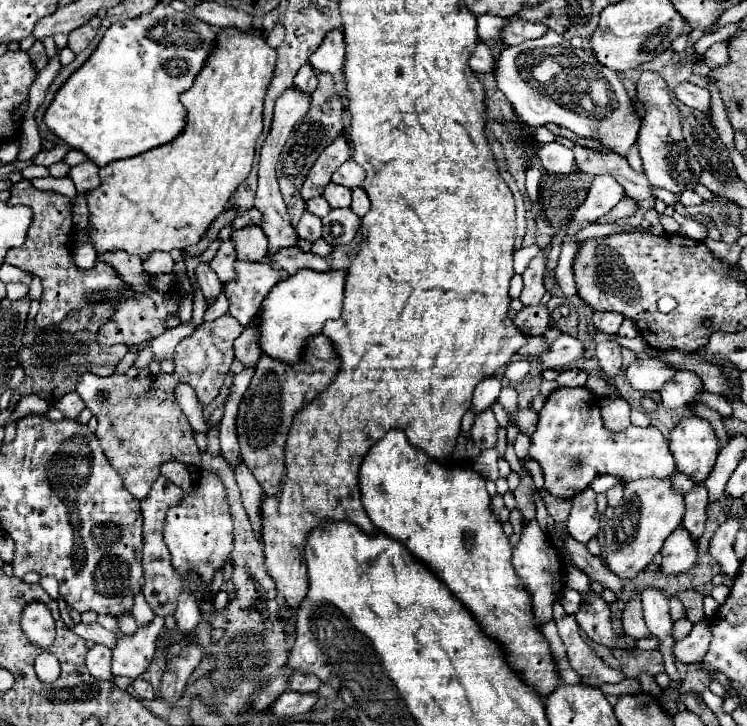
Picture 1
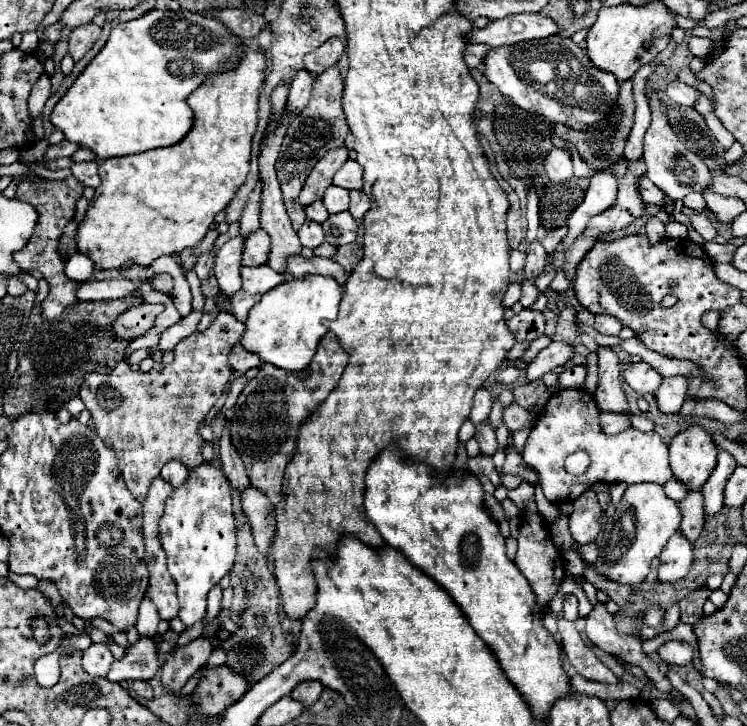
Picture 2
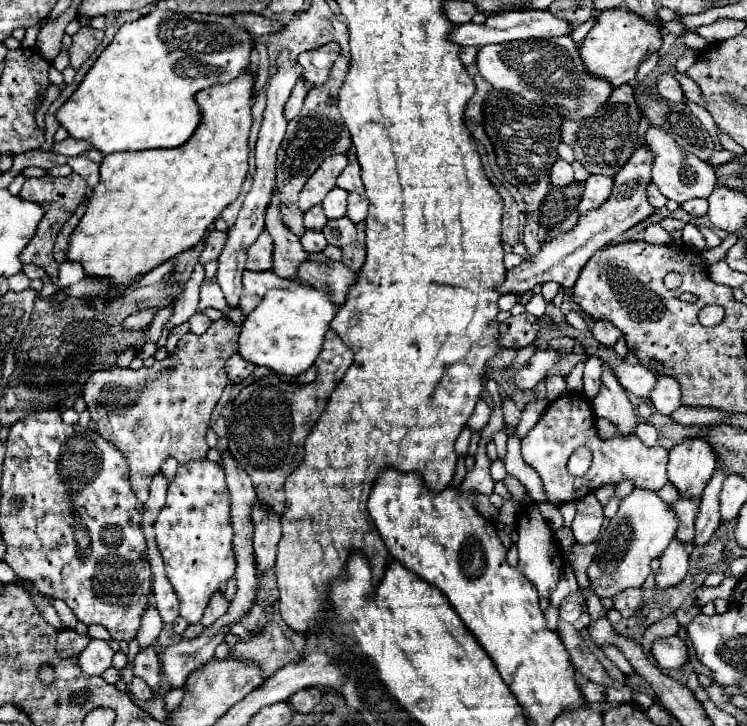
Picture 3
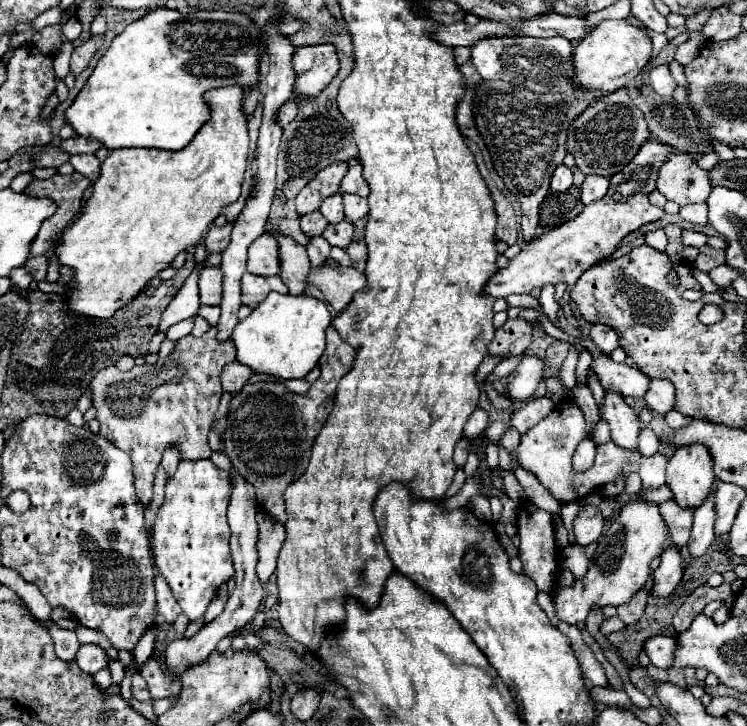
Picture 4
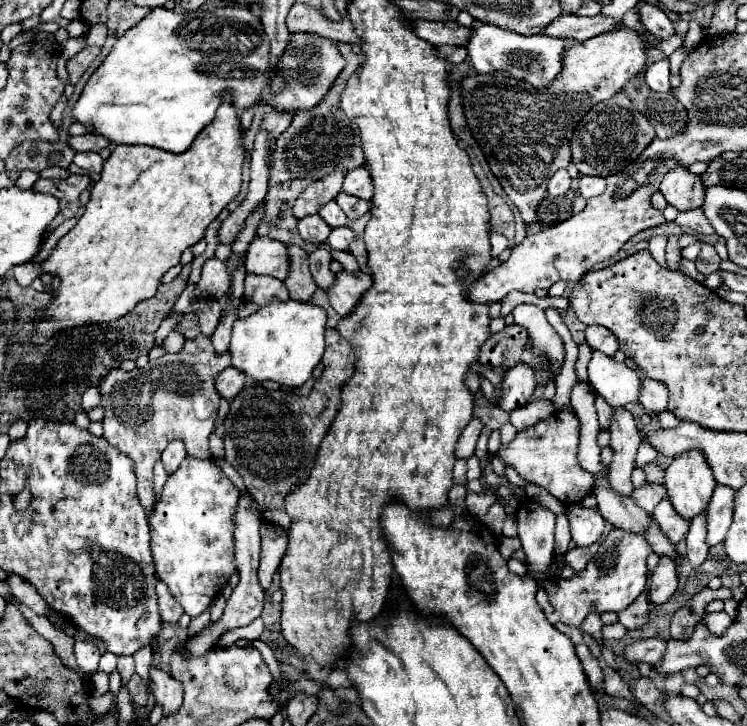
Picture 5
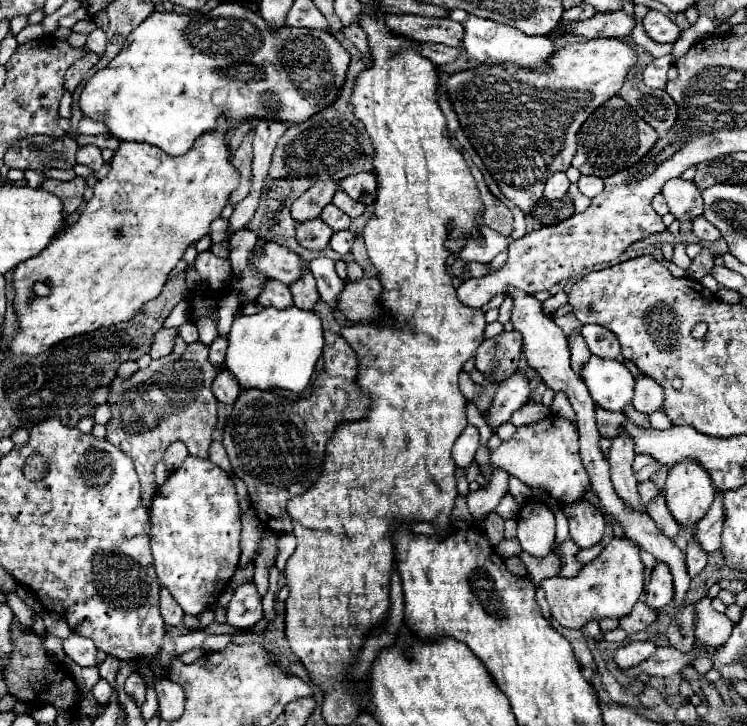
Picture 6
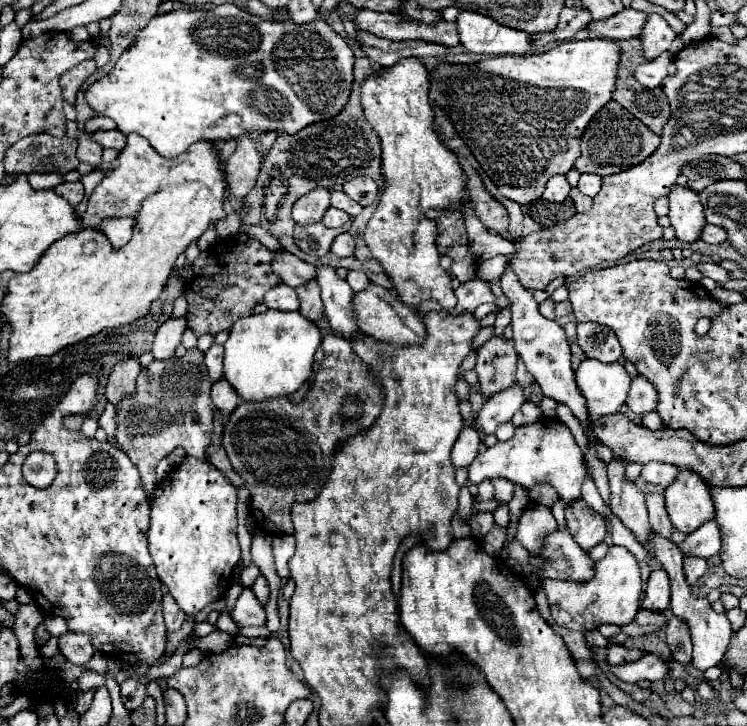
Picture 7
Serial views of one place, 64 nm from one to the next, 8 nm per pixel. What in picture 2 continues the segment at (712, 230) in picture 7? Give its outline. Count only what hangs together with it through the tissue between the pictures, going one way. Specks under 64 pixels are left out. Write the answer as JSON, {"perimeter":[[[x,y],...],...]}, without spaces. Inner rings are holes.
{"perimeter":[[[691,192],[684,198],[684,200],[682,200],[682,202],[686,208],[691,208],[697,211],[702,210],[707,206],[702,194],[698,192]]]}

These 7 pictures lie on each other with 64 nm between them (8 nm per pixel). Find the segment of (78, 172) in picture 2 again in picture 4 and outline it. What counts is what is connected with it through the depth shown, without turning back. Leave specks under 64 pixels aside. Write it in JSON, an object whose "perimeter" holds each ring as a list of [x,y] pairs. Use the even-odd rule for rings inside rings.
{"perimeter":[[[76,154],[76,156],[70,158],[70,164],[76,168],[76,172],[84,174],[92,182],[100,174],[100,160],[96,158],[96,154]]]}

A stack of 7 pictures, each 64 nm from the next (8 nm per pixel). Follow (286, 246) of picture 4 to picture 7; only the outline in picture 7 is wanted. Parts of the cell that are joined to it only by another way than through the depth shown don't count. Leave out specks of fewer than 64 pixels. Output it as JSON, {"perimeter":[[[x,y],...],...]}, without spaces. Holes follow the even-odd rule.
{"perimeter":[[[316,280],[302,284],[300,288],[296,288],[296,292],[300,298],[300,314],[308,316],[308,320],[312,322],[318,322],[324,316],[324,306],[320,300],[320,286],[316,284]]]}

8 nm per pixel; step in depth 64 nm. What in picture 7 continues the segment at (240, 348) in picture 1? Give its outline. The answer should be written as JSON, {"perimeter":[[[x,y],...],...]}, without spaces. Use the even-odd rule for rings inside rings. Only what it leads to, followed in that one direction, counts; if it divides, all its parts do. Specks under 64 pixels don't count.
{"perimeter":[[[220,380],[216,384],[212,384],[212,402],[214,406],[224,414],[230,416],[236,408],[236,404],[240,404],[240,396],[230,388],[230,384],[226,380]]]}

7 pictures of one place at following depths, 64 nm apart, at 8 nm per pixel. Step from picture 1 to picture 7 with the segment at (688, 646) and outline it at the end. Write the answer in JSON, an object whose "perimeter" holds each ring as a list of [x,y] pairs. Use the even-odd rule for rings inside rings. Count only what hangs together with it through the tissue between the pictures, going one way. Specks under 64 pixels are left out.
{"perimeter":[[[608,644],[608,664],[612,666],[620,666],[620,664],[626,664],[626,662],[634,662],[642,656],[640,650],[626,650],[624,646],[620,644]]]}

